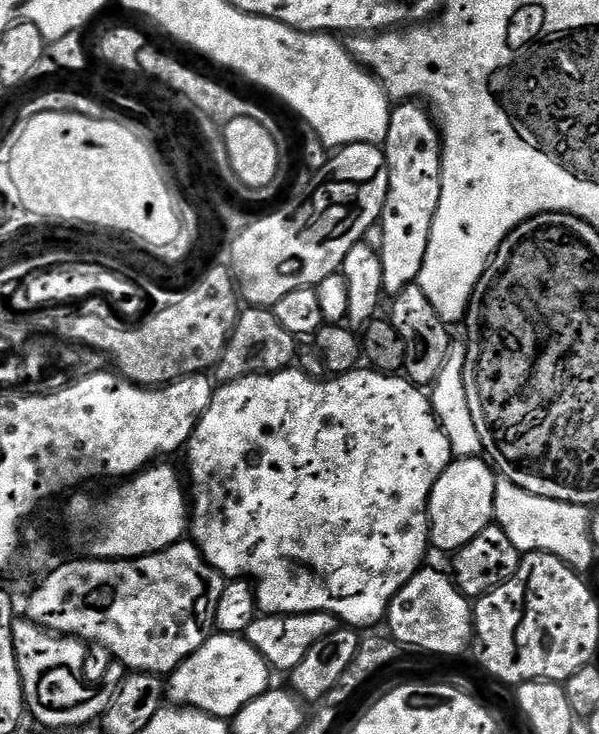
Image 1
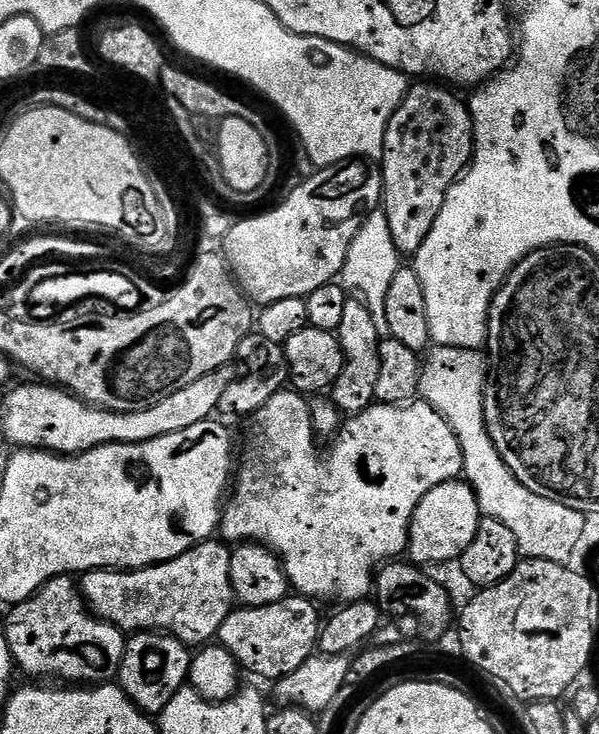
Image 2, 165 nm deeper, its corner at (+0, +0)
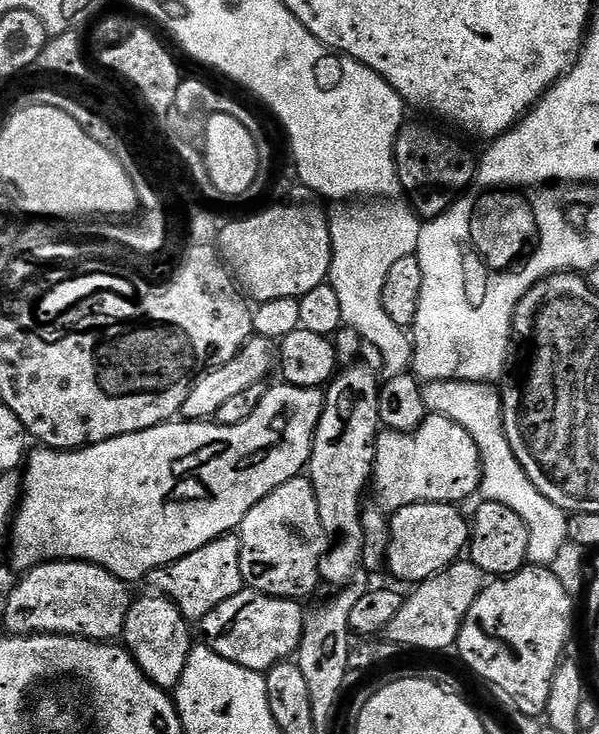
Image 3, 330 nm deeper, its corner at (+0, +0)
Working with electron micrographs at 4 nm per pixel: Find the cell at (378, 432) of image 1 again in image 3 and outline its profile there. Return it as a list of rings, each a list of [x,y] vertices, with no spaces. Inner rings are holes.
[[[429,414],[425,416],[418,428],[412,432],[390,432],[381,431],[376,437],[376,463],[374,465],[374,488],[376,484],[376,500],[381,509],[387,510],[389,513],[396,513],[400,508],[405,508],[411,504],[427,504],[429,502],[439,501],[441,498],[456,498],[452,496],[476,496],[480,491],[480,479],[484,476],[484,467],[480,461],[478,454],[478,446],[474,446],[474,438],[470,438],[470,434],[466,434],[466,430],[462,430],[462,426],[458,426],[458,422],[450,422],[450,418]]]

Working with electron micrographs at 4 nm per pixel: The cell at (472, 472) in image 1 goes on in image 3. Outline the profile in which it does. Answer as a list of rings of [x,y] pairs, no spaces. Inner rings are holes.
[[[452,502],[411,504],[400,508],[390,520],[387,571],[392,571],[404,584],[415,586],[446,572],[451,564],[461,559],[460,552],[469,547],[470,524]]]

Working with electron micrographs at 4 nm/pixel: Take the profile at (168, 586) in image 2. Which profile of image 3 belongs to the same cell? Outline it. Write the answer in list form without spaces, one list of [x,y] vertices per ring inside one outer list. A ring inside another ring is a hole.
[[[236,534],[219,536],[206,546],[194,550],[194,554],[186,554],[166,566],[156,568],[146,578],[153,593],[172,600],[178,610],[189,622],[203,622],[206,614],[214,610],[226,598],[234,598],[234,594],[245,591],[240,565],[240,537]]]

